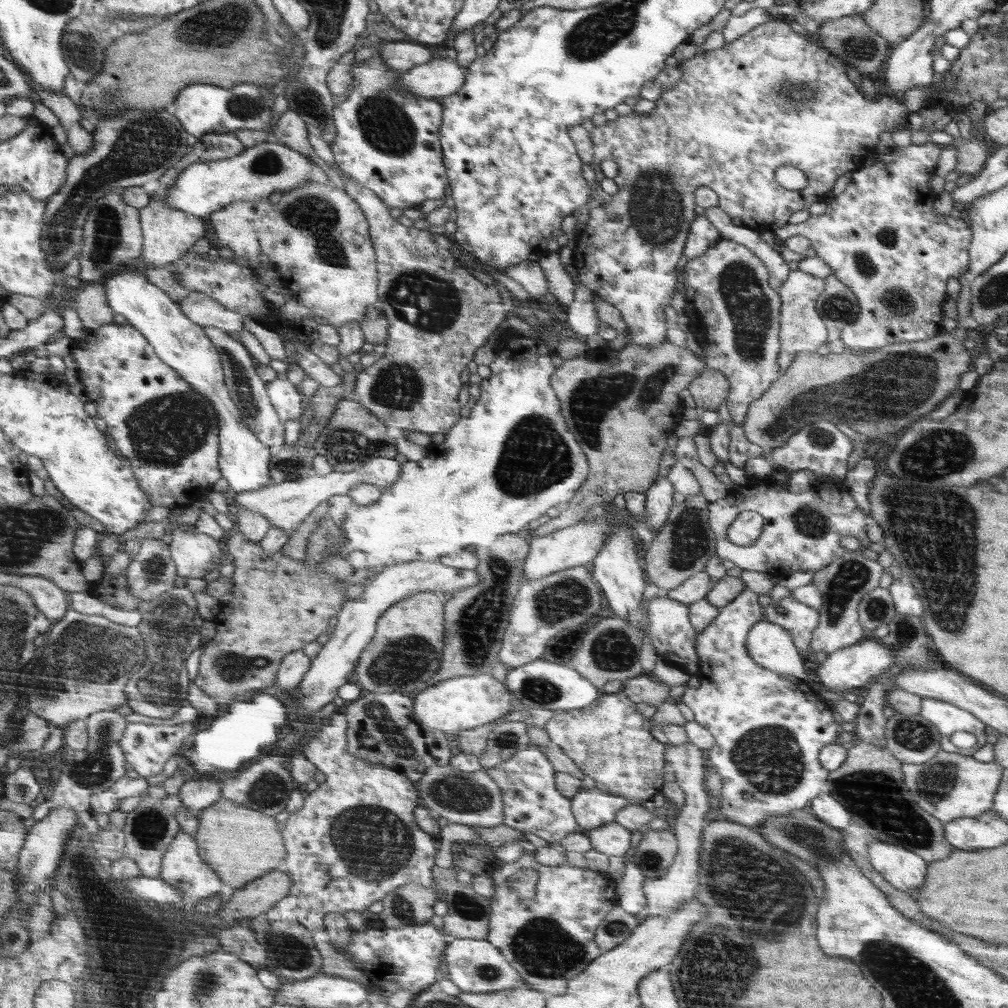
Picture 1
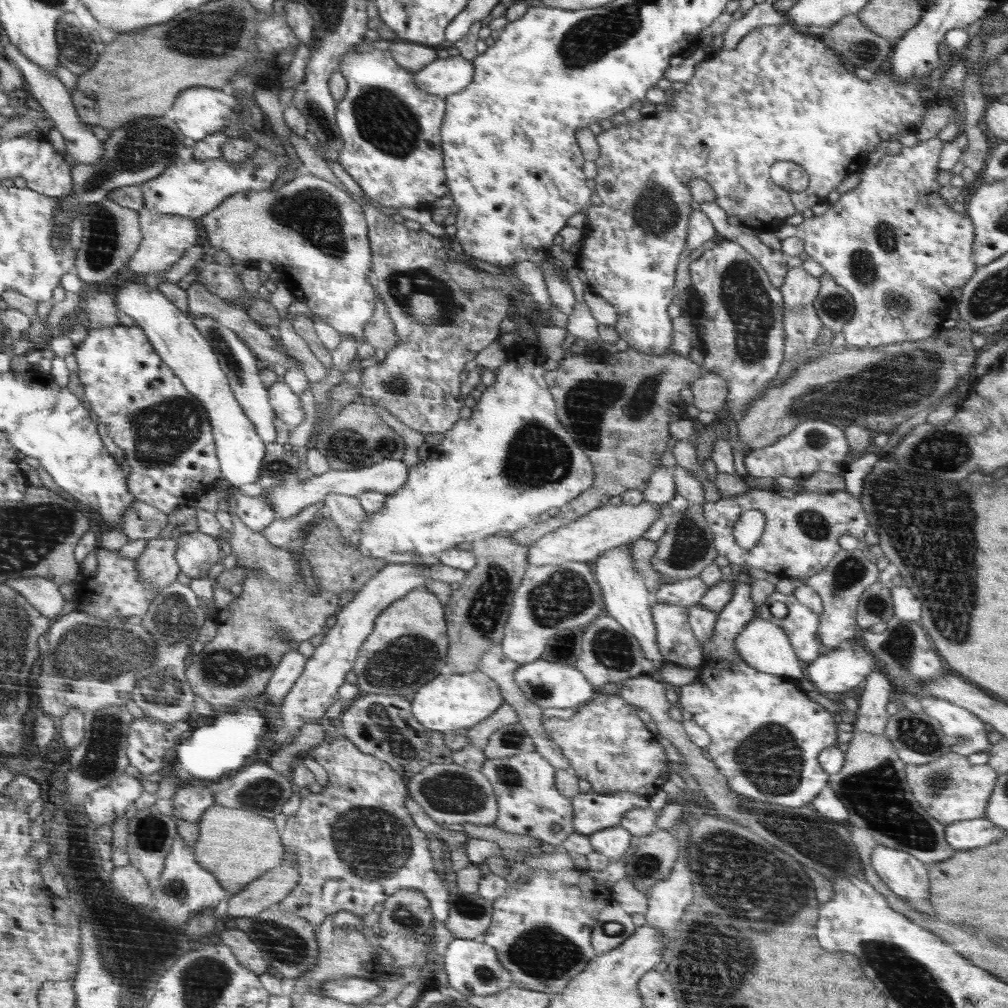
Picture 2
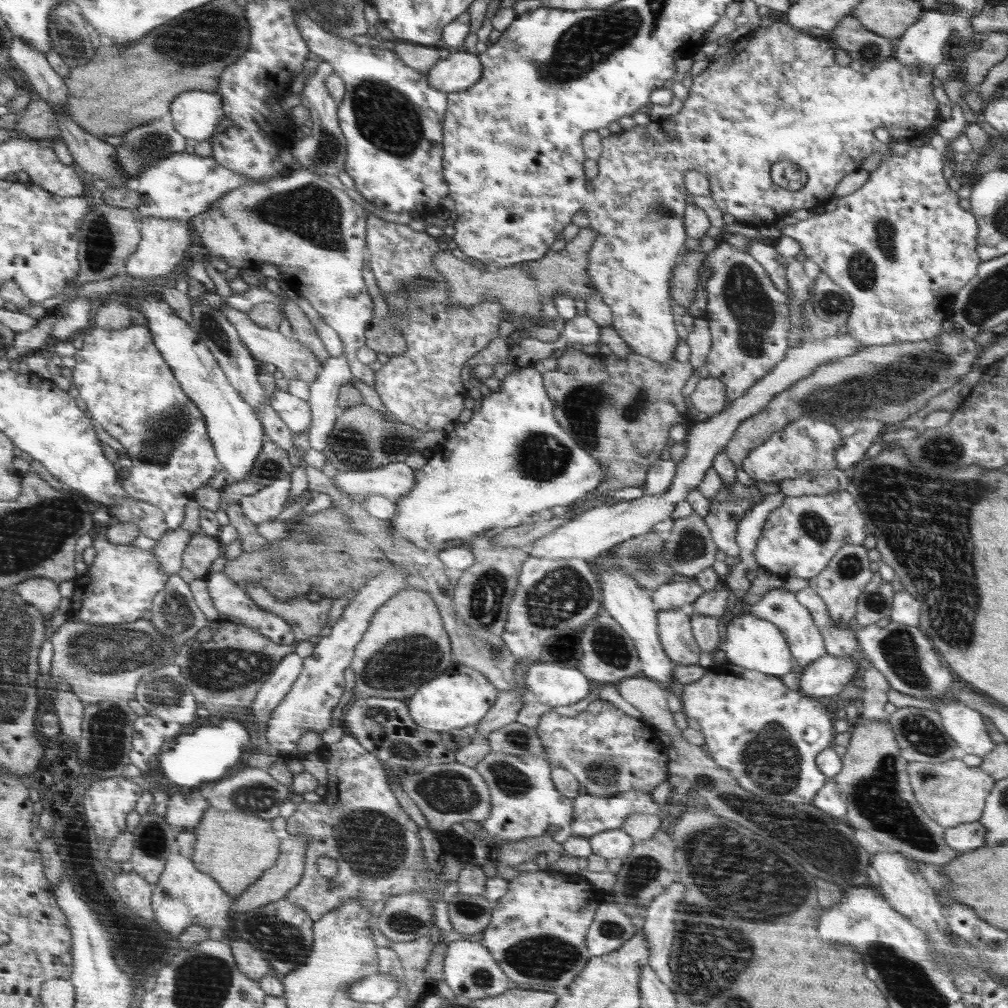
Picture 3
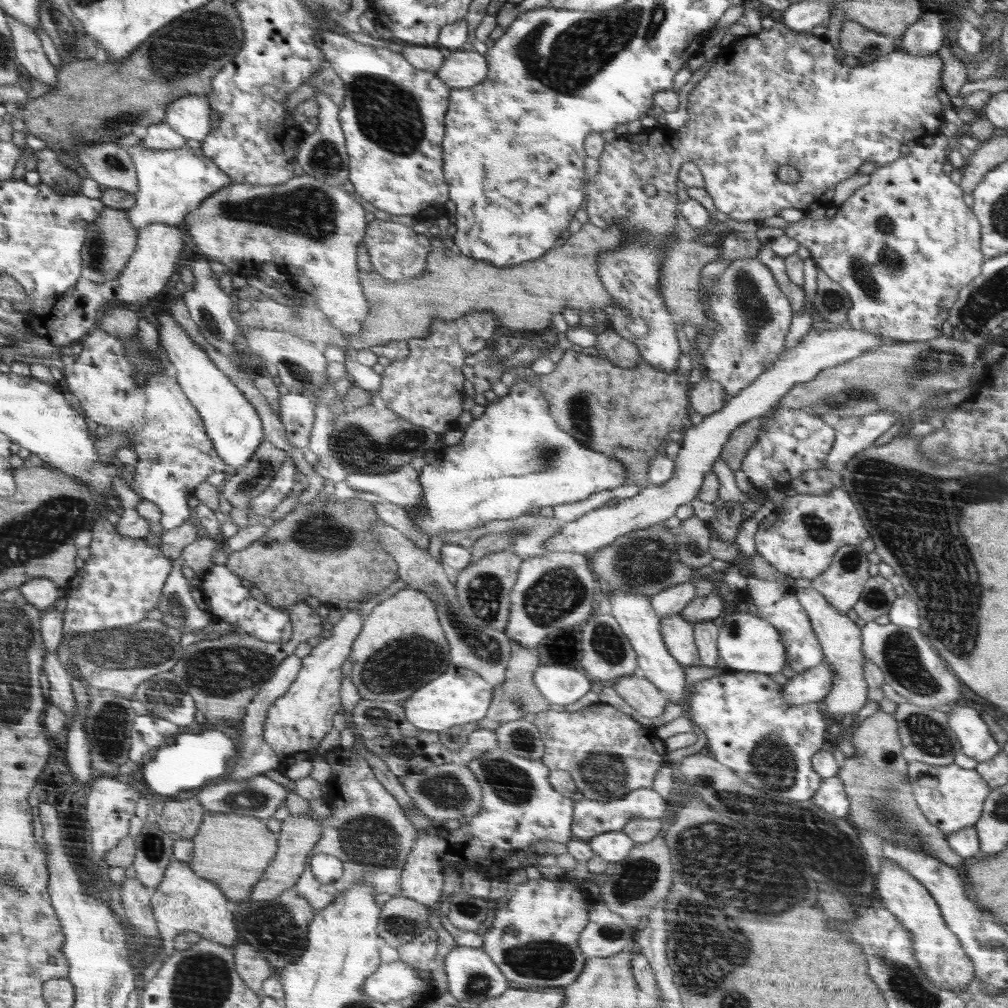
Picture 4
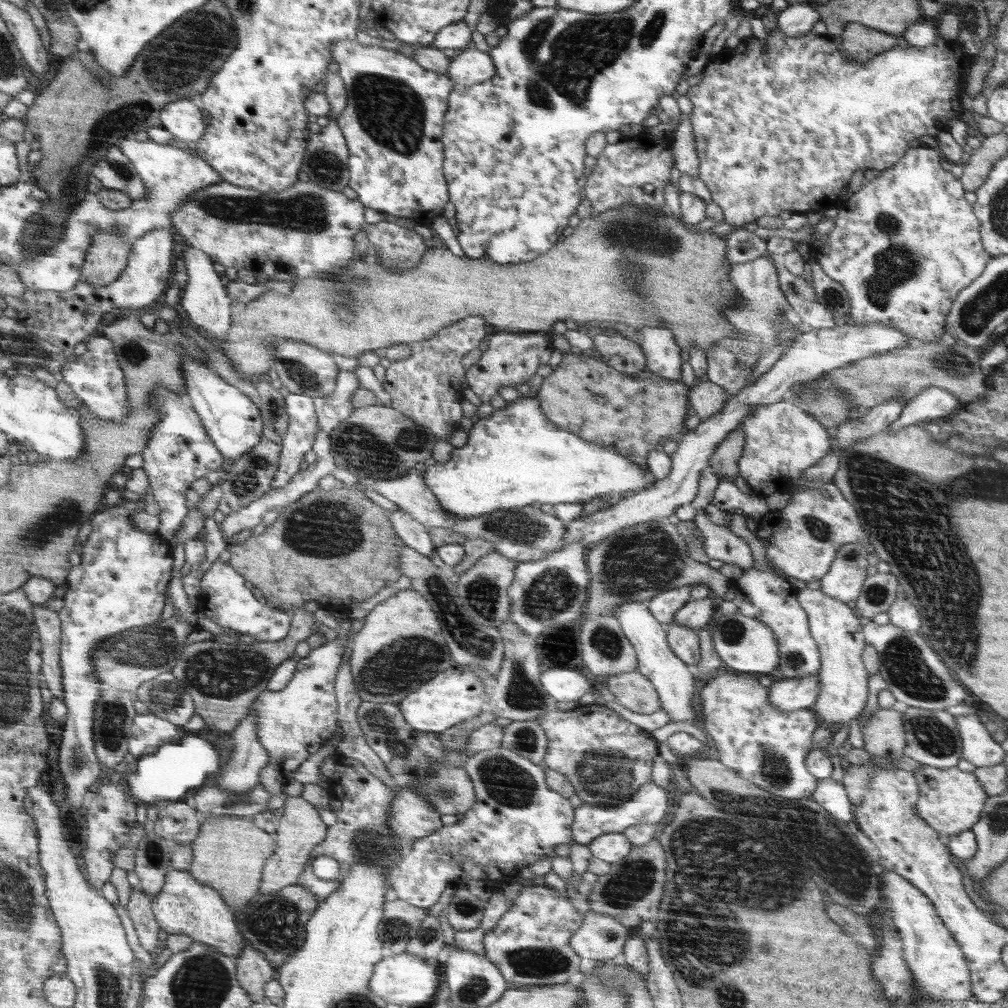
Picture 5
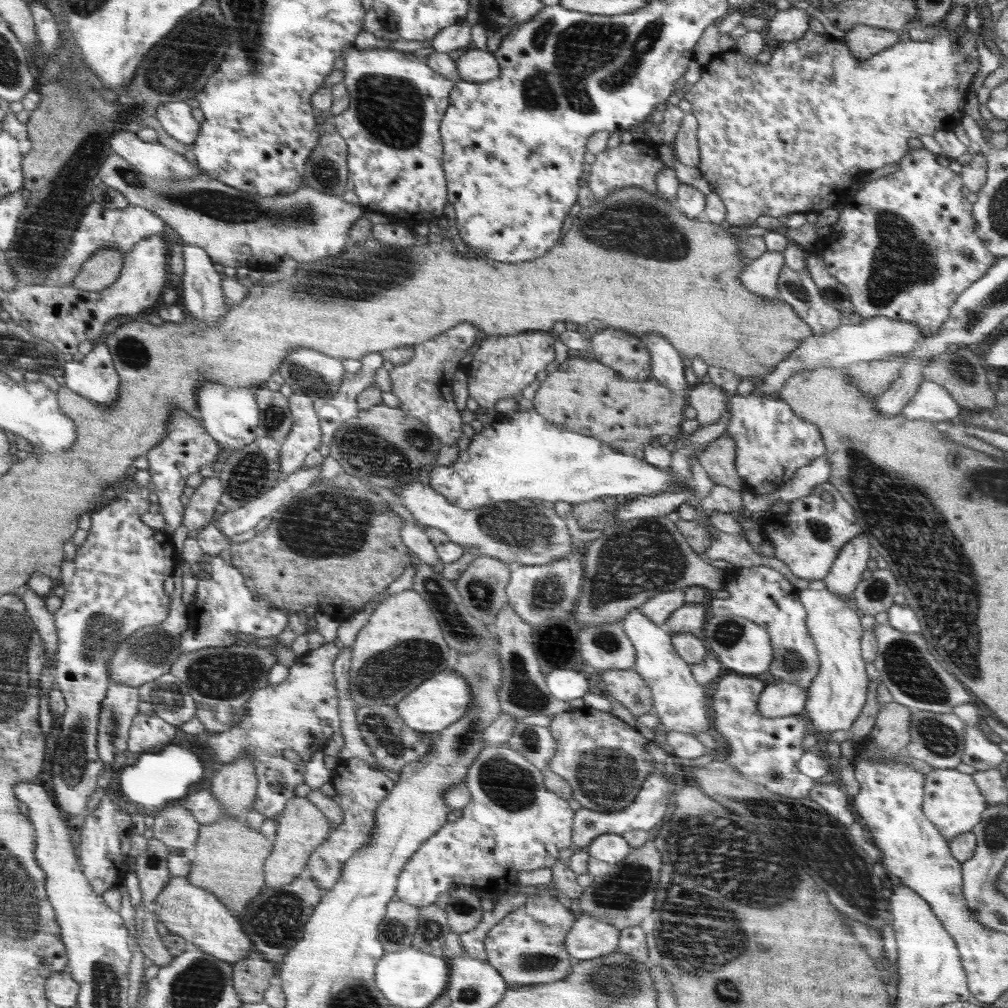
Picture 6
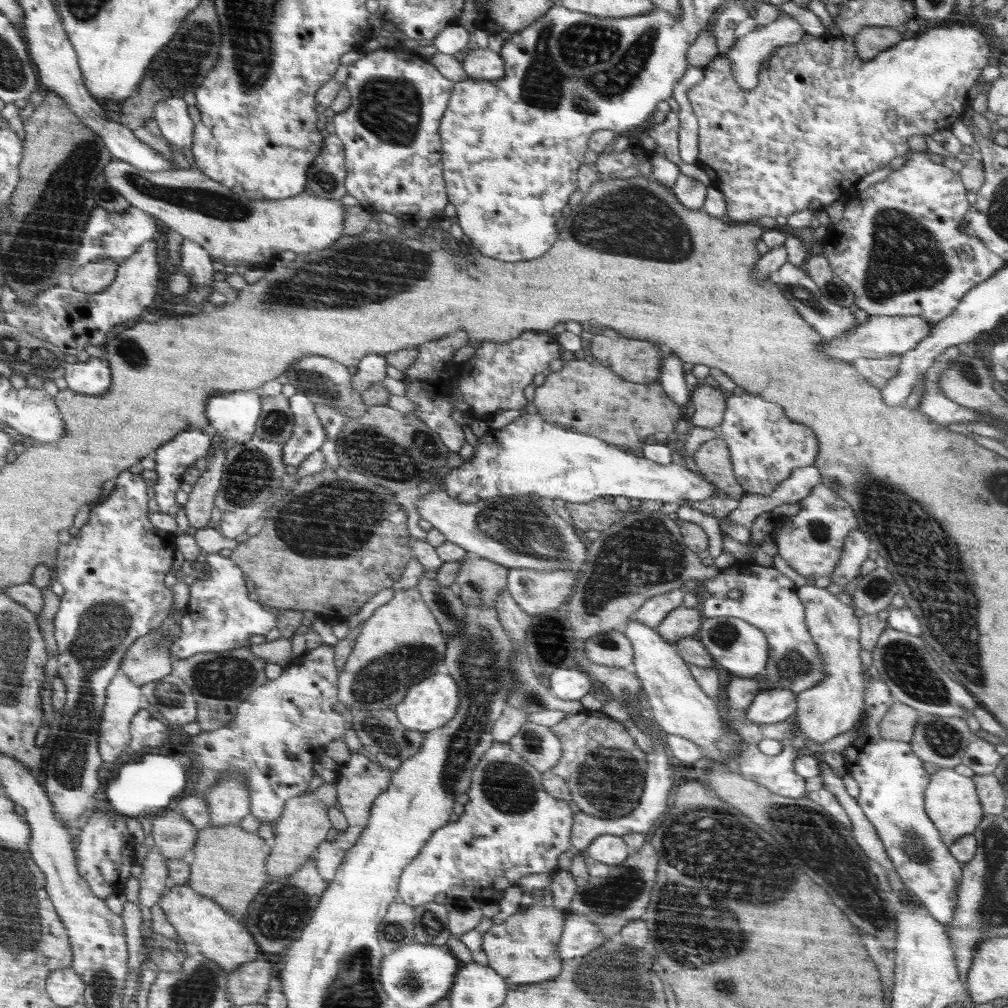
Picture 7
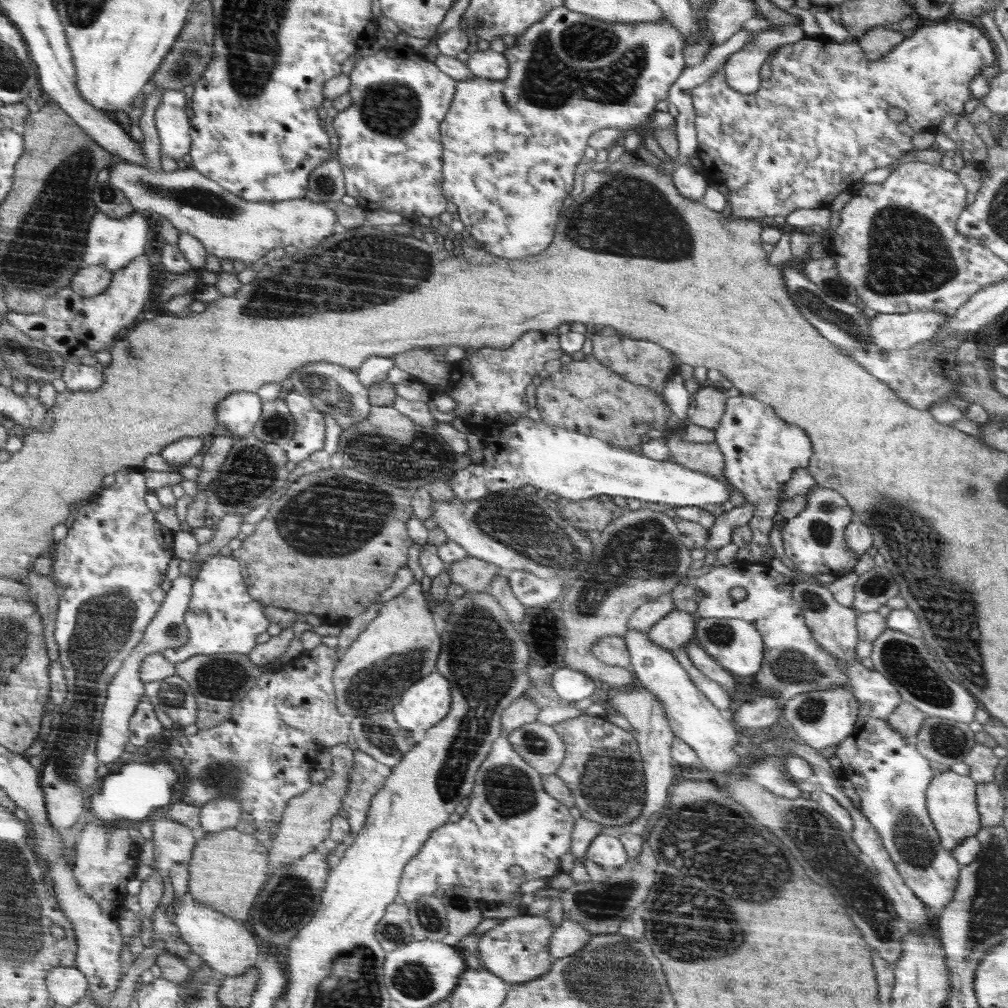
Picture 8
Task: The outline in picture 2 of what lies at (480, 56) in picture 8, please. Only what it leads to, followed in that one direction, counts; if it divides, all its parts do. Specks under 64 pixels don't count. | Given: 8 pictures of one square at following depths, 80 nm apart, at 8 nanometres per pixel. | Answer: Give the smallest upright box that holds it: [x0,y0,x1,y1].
[415,56,476,98]

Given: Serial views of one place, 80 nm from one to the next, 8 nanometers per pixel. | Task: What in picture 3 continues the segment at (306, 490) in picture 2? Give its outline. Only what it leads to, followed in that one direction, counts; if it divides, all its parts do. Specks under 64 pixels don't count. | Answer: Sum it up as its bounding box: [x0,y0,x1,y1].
[333,462,416,501]

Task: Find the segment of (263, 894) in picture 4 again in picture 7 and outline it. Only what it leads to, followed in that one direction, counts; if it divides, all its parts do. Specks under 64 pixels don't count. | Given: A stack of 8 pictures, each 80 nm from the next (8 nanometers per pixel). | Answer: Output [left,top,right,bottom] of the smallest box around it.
[266,781,337,879]

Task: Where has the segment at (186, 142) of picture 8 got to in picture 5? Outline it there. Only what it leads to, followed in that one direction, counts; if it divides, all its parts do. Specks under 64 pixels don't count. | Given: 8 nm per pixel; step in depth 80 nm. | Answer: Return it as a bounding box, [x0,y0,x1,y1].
[148,100,206,144]

